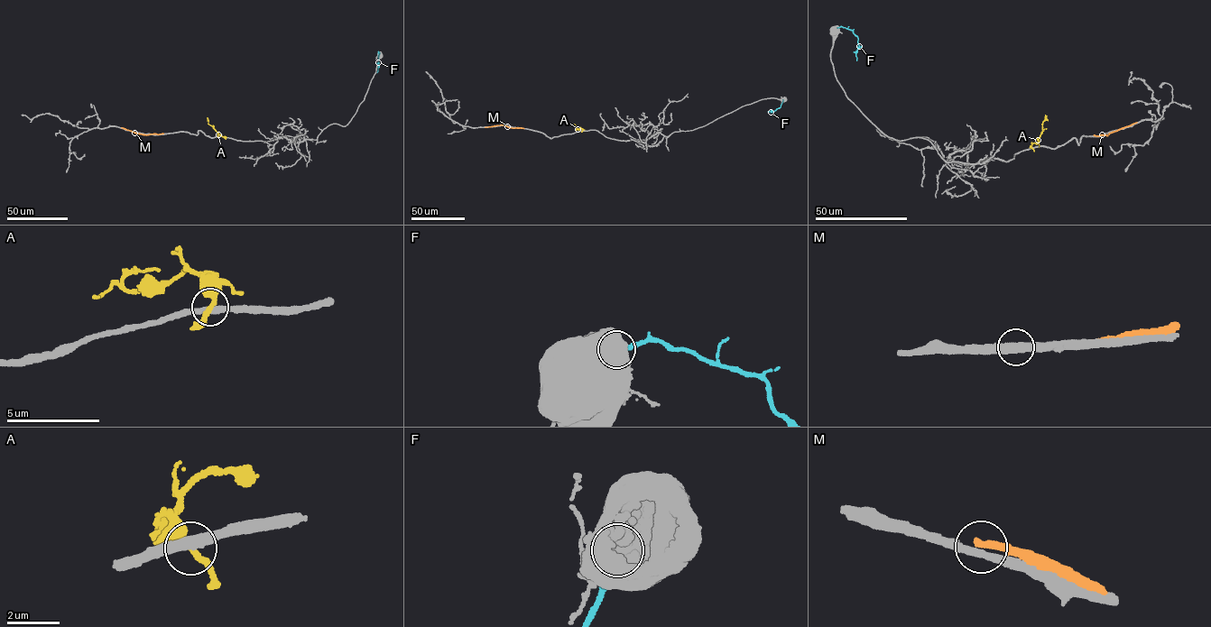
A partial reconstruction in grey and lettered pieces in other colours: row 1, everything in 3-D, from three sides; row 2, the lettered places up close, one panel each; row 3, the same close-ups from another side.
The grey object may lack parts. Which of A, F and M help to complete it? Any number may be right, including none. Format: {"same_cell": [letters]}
{"same_cell": []}

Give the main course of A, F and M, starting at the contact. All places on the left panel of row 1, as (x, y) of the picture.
A: (225, 137), (209, 124), (207, 117)
F: (378, 53), (376, 72)
M: (122, 127), (144, 134), (163, 133)

